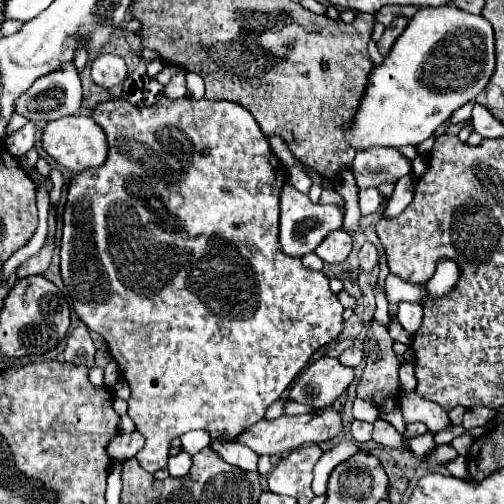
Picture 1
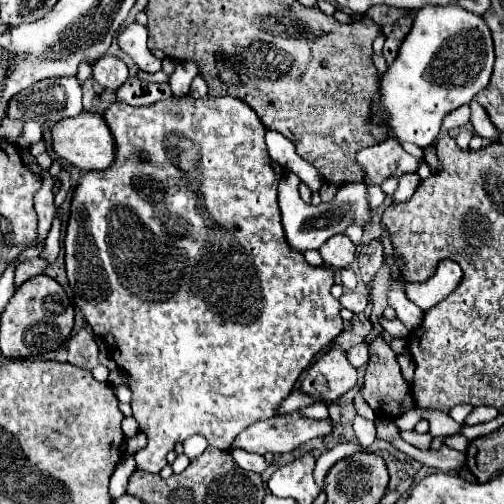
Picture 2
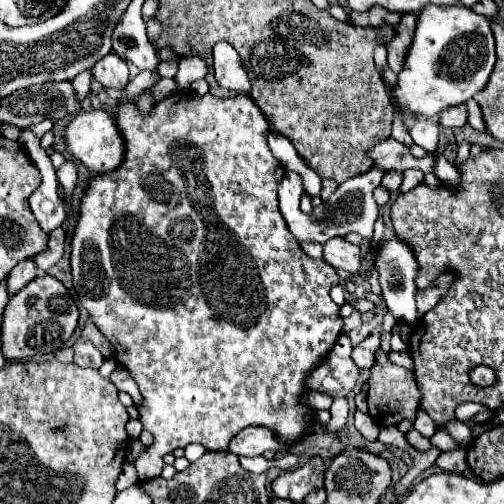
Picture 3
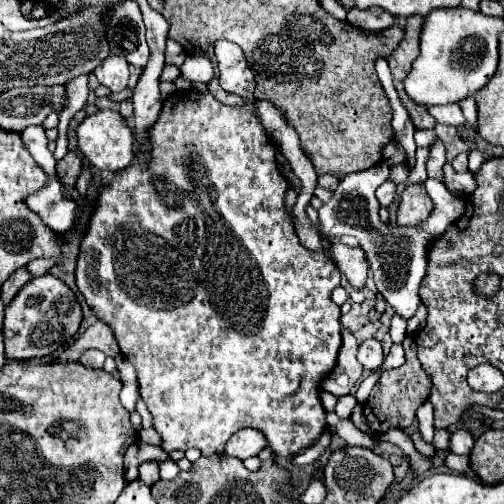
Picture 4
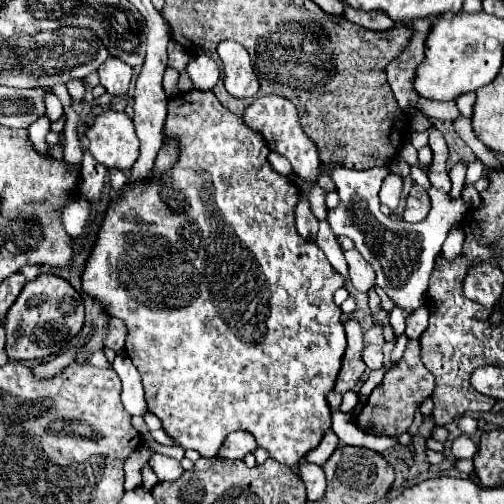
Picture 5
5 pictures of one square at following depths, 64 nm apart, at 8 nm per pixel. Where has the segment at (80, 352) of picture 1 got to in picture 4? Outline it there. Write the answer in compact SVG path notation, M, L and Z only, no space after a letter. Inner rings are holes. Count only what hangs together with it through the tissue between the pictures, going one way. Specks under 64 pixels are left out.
M86 350L80 358L80 362L84 362L86 366L92 366L92 368L102 368L104 360L106 360L106 354L100 350Z

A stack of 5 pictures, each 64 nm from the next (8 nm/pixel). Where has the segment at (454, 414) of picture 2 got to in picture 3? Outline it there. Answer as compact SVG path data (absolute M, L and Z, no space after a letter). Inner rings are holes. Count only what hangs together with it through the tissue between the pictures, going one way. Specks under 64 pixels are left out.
M466 402L456 408L455 414L459 421L466 421L479 412L491 412L491 410L479 403Z

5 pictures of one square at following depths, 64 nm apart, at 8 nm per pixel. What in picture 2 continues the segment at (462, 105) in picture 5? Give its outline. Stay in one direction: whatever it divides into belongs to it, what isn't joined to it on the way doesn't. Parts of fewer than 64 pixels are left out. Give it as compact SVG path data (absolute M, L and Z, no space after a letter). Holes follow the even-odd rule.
M476 100L470 102L470 110L472 110L470 122L472 122L474 130L478 132L478 136L482 136L482 138L496 138L498 136L496 128L492 128L492 122L488 120L488 114L484 112L484 108Z

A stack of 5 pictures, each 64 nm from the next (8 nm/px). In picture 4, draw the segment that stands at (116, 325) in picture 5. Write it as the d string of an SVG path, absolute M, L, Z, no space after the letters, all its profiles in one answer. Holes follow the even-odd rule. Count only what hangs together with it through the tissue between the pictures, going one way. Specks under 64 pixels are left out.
M96 320L92 326L86 328L82 338L78 338L78 342L72 348L68 348L68 354L58 356L56 360L52 360L52 364L68 362L68 360L78 360L82 356L82 352L88 350L88 348L98 348L106 356L114 356L114 358L120 354L120 346L118 346L118 340L114 336L114 330L108 324Z

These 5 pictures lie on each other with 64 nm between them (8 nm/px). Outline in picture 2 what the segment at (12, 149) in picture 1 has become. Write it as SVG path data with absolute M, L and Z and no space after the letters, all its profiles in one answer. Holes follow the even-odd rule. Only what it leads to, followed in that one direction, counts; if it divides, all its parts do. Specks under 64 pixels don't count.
M26 122L24 124L24 130L22 130L22 134L20 134L20 138L18 138L18 146L20 148L24 148L26 144L34 144L34 142L38 142L40 138L42 138L42 134L44 134L44 124L42 122Z

